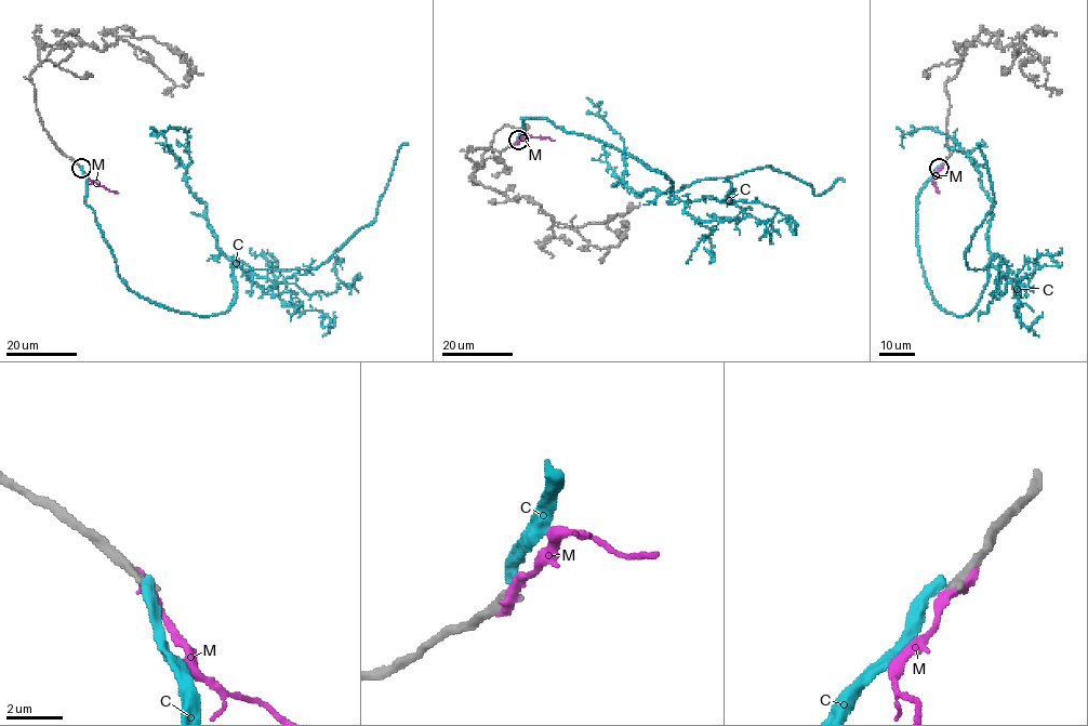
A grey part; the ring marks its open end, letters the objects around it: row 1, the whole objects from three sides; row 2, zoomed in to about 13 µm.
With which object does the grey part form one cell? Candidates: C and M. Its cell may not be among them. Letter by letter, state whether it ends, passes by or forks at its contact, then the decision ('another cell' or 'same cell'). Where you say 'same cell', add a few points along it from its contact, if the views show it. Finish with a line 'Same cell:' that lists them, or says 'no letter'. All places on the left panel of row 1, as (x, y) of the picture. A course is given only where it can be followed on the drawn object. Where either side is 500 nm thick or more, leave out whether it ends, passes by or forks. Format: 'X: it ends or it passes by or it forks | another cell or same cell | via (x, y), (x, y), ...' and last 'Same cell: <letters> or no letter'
C: it ends | another cell
M: it ends | another cell
Same cell: no letter

